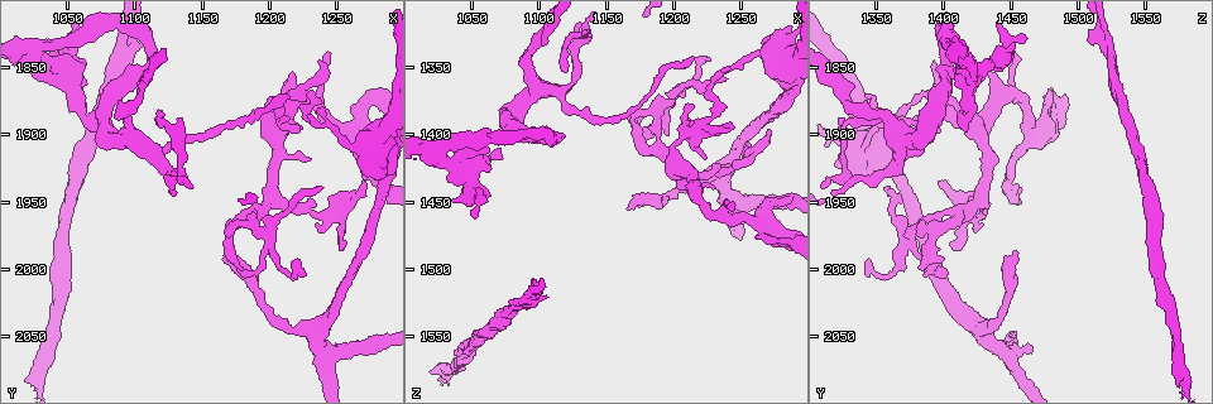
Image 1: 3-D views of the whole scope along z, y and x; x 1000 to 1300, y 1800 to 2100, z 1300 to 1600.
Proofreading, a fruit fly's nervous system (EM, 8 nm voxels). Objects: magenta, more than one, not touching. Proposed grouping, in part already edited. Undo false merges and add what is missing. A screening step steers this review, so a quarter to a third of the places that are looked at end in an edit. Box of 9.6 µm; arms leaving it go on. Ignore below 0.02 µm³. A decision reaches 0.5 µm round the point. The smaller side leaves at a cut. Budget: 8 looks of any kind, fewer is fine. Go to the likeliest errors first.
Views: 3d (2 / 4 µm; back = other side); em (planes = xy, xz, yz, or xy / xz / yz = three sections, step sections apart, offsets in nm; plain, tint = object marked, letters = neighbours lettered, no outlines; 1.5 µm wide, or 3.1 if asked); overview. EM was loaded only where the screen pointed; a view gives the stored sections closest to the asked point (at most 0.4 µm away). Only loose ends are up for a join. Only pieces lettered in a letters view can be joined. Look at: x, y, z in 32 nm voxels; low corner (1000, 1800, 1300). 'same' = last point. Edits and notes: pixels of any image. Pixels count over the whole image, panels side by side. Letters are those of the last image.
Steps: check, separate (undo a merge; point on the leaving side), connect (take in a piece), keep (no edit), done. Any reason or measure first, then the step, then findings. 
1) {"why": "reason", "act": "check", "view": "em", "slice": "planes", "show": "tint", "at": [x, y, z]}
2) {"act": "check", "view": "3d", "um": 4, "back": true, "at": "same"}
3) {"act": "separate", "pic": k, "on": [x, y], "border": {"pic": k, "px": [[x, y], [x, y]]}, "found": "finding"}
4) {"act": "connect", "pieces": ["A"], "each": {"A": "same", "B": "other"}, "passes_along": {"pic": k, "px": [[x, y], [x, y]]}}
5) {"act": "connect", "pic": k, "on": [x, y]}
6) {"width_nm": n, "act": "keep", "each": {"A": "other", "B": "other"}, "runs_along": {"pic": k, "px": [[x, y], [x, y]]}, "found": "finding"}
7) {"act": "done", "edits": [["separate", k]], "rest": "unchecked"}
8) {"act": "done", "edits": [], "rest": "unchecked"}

{"why": "sharp bend", "act": "check", "view": "3d", "um": 4, "at": [1268, 1910, 1342]}

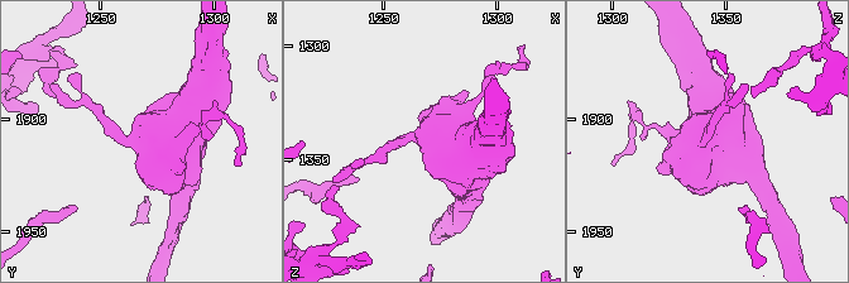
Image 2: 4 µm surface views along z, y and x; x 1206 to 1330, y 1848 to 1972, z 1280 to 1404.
{"why": "now the EM", "act": "check", "view": "em", "slice": "planes", "show": "tint", "at": [1269, 1910, 1339]}

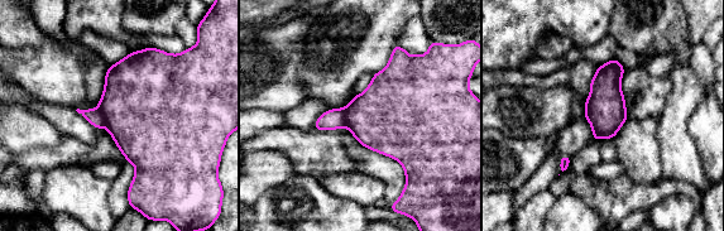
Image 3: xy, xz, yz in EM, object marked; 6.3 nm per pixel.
{"act": "check", "view": "em", "slice": "planes", "show": "letters", "at": "same"}

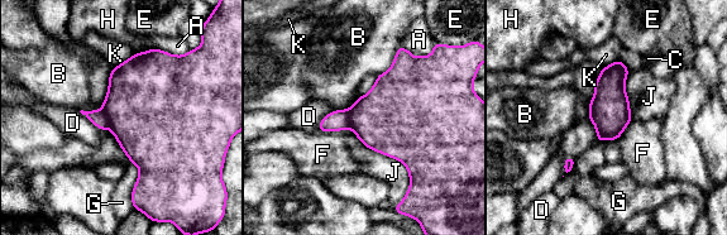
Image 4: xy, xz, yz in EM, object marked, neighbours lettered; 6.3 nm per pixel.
{"act": "separate", "pic": 4, "on": [97, 118], "each": {"A": "other", "B": "other", "C": "other", "D": "other", "E": "other", "F": "other", "G": "other", "H": "other", "J": "other", "K": "other"}, "border": {"pic": 4, "px": [[101, 109], [109, 128]]}, "found": "two neurons meet here"}

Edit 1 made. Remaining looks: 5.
{"why": "redraw", "act": "check", "view": "overview"}

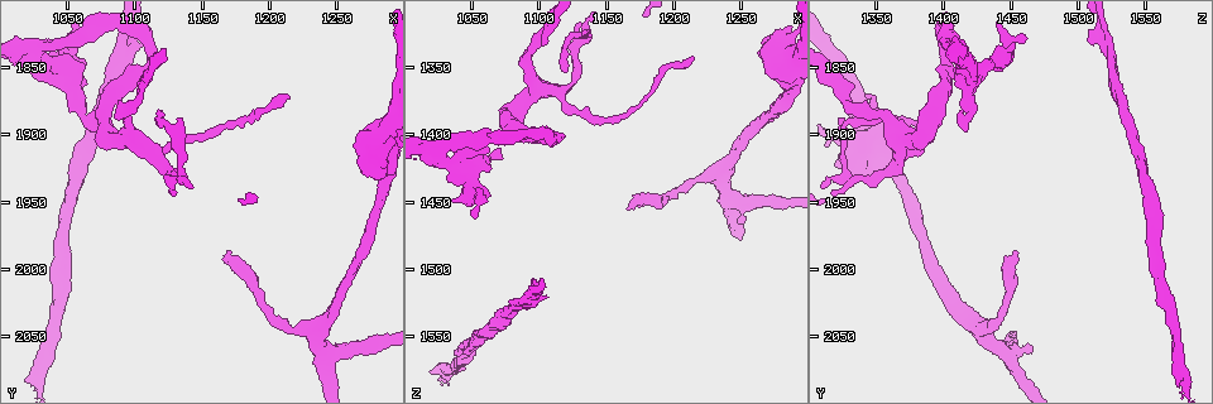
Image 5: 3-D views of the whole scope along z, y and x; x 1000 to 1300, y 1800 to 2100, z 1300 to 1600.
{"why": "abrupt turn", "act": "check", "view": "3d", "um": 2, "at": [1242, 2062, 1448]}

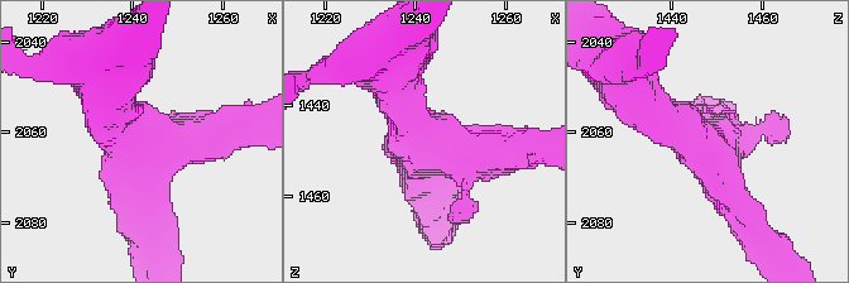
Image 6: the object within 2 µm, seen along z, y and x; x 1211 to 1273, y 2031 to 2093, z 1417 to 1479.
{"act": "check", "view": "em", "slice": "planes", "show": "plain", "at": [1244, 2063, 1448]}

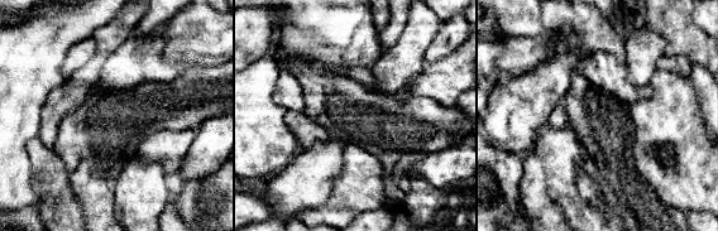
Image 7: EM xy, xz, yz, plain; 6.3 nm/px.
{"why": "what lies round it", "act": "check", "view": "em", "slice": "planes", "show": "letters", "at": "same"}

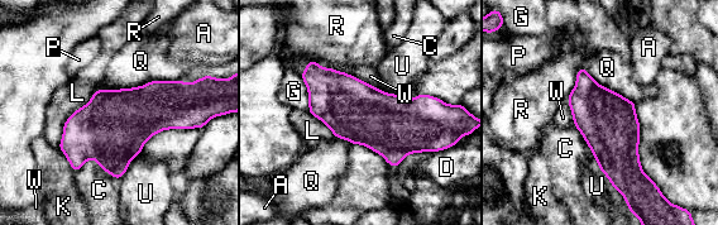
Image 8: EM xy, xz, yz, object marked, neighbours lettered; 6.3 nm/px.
{"width_nm": 360, "act": "keep", "each": {"A": "other", "C": "other", "D": "other", "G": "other", "K": "other", "L": "other", "P": "other", "Q": "other", "R": "other", "U": "other", "W": "other"}, "border": {"pic": 8, "px": [[162, 80], [100, 89]]}, "found": "continuous, no second neuron"}

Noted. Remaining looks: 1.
{"act": "done", "edits": [["separate", 4]], "rest": "unchecked"}

